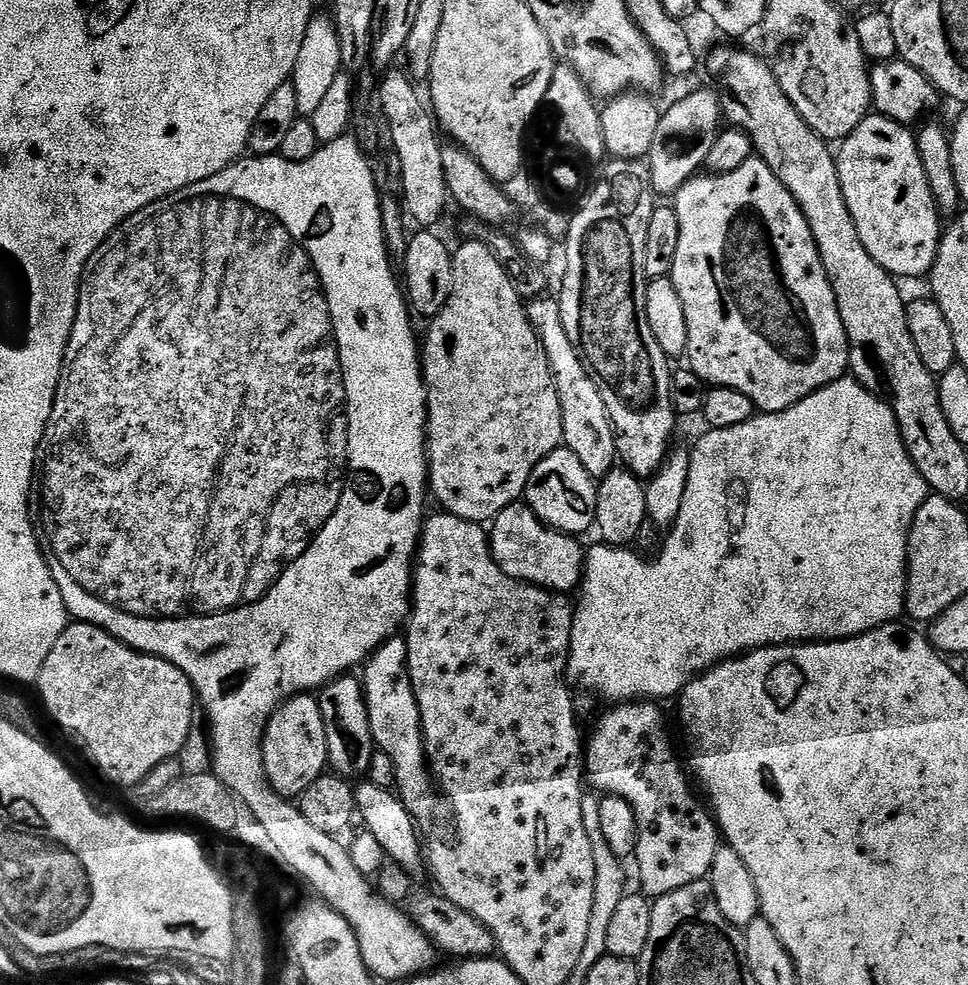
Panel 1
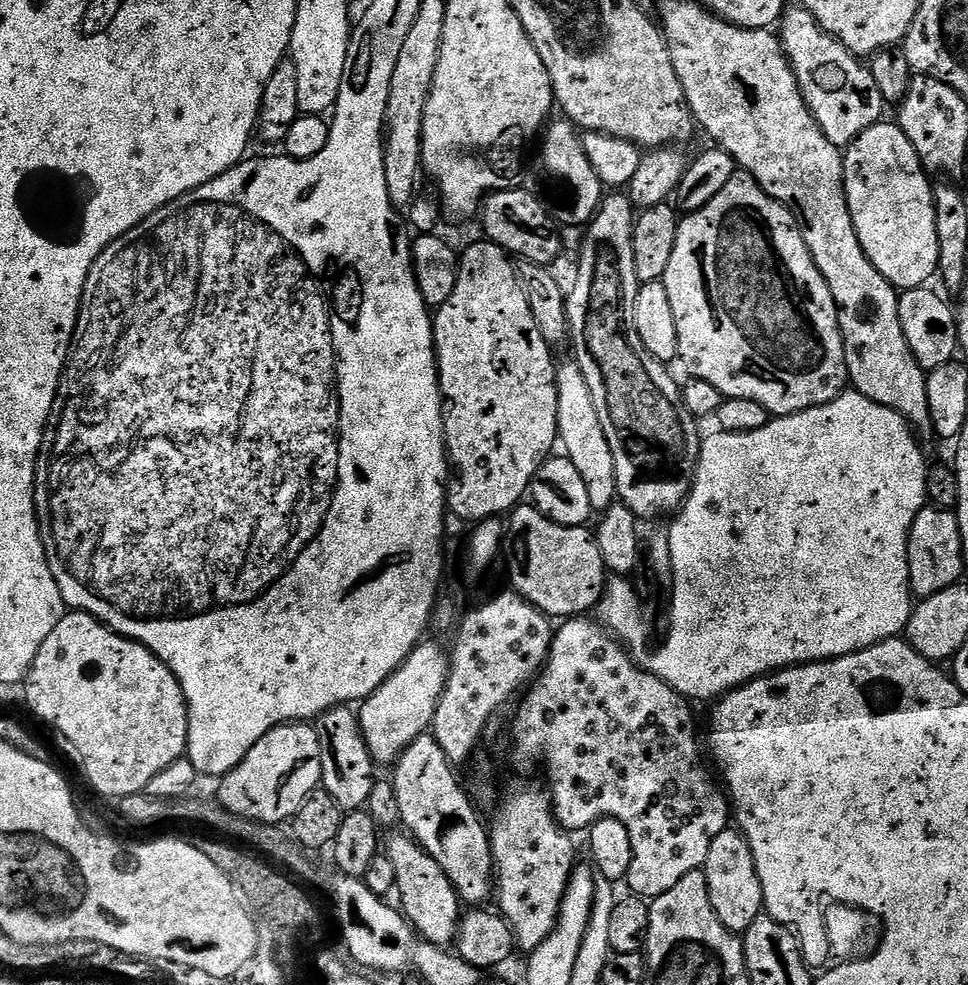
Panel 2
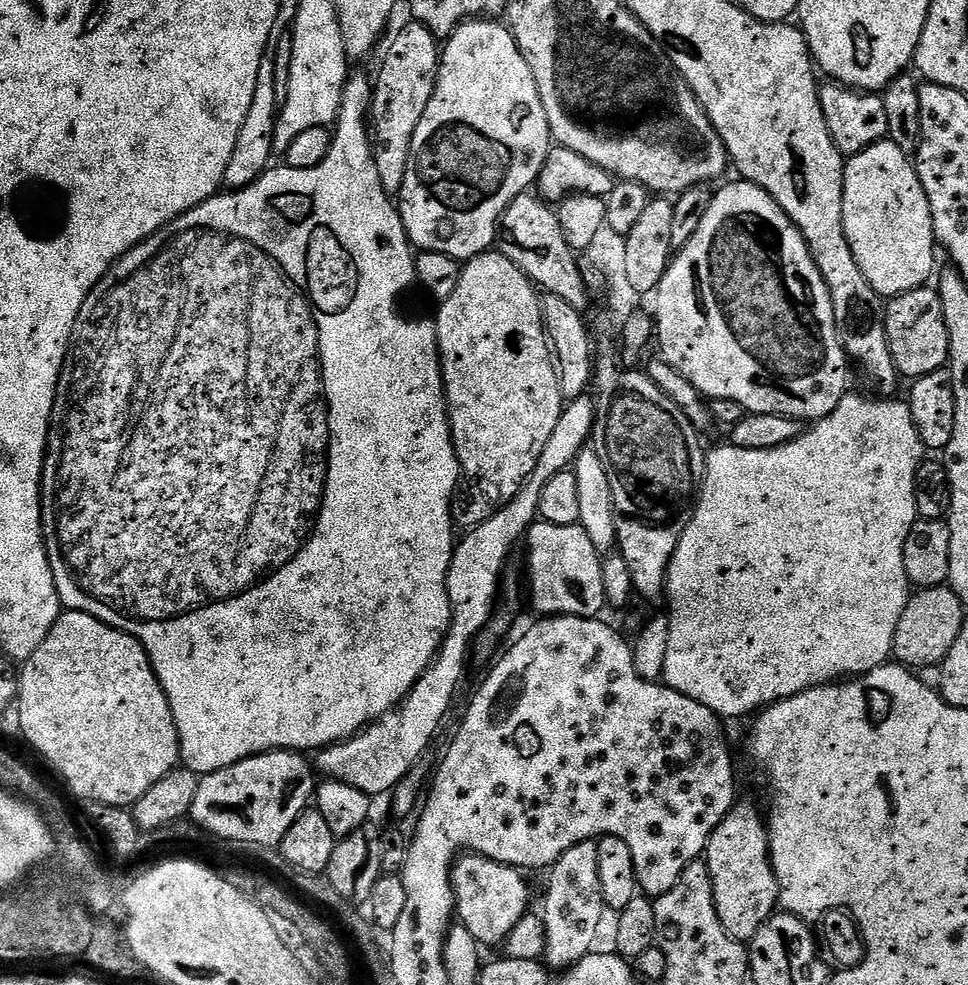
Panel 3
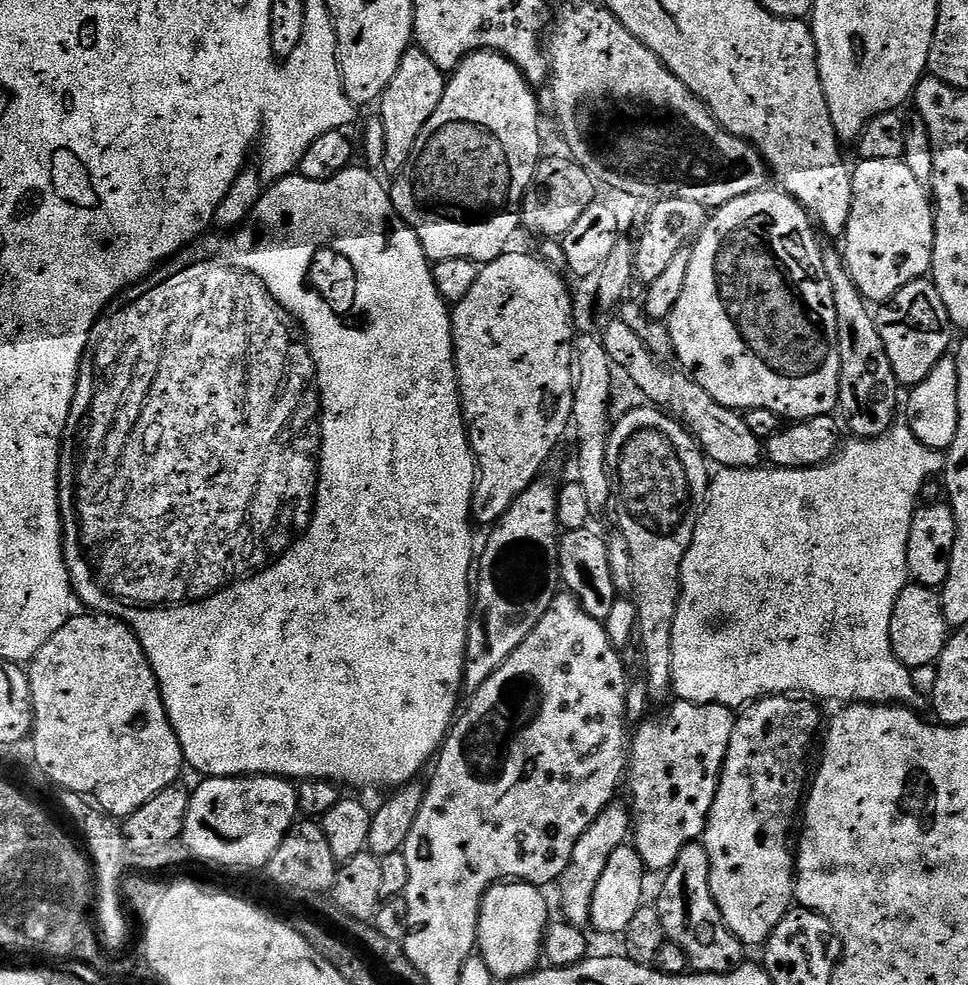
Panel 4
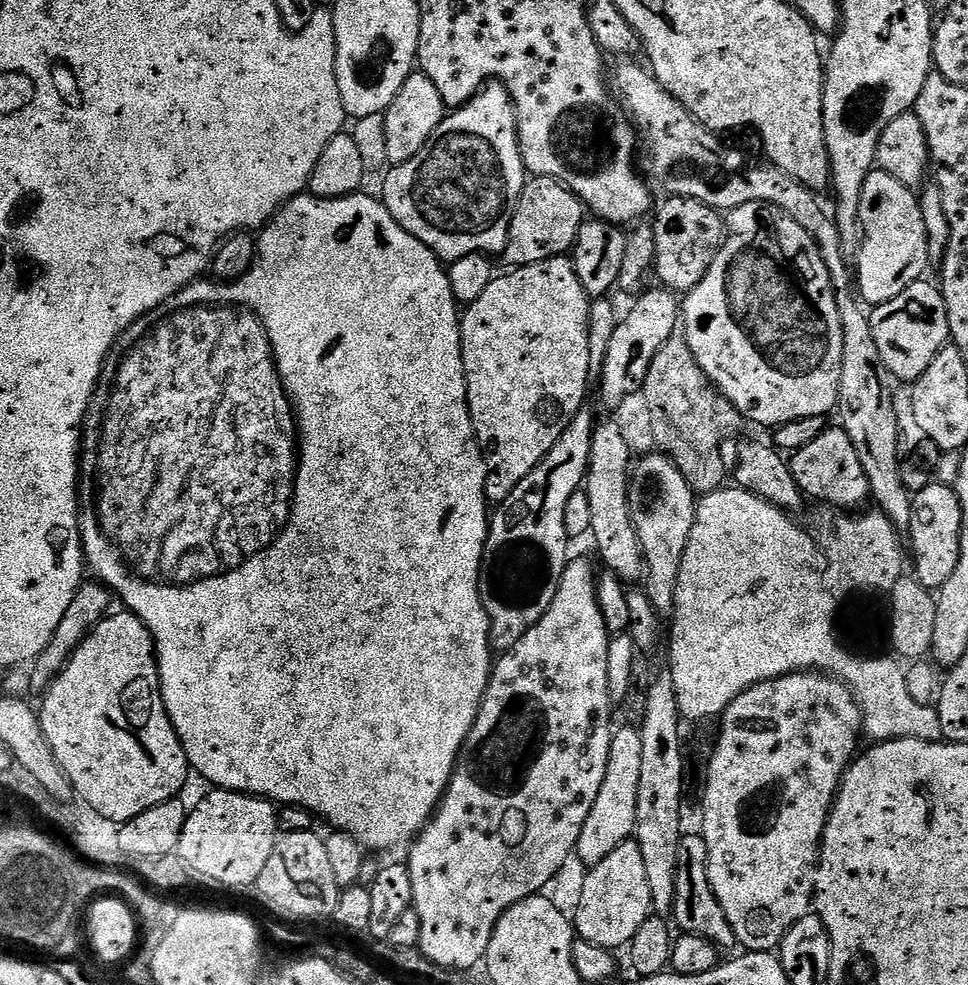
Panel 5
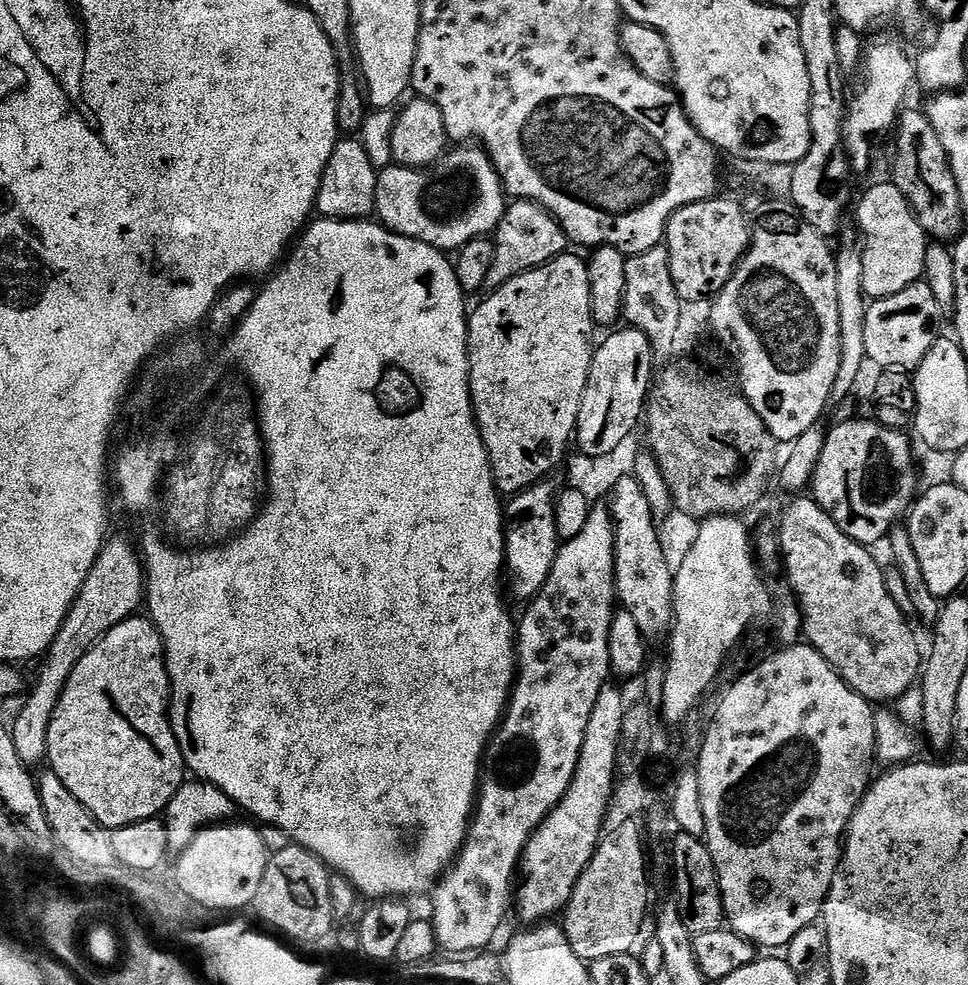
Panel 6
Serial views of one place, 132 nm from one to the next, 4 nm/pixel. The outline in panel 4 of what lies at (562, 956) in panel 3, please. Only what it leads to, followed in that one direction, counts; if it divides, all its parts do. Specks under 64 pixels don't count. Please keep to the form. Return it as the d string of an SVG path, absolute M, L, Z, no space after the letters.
M613 802L608 808L590 822L586 834L578 838L574 846L574 854L570 854L570 862L566 862L566 870L562 870L558 881L560 888L560 908L563 919L583 929L590 921L590 902L594 902L594 886L602 879L606 870L606 862L610 862L610 854L618 850L622 845L629 843L630 833L634 828L634 817L627 803Z

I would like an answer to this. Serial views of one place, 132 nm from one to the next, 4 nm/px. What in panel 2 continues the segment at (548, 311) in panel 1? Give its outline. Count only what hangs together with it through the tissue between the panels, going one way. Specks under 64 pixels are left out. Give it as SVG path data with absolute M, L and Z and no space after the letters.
M574 362L557 363L556 389L558 390L556 431L563 455L567 456L570 462L574 462L574 470L582 474L582 482L586 482L586 494L590 494L593 513L602 514L618 500L614 454L610 454L610 442L606 442L606 430L602 430L602 422L598 422L598 409L594 406L590 386L586 386L586 374L582 374L582 370Z

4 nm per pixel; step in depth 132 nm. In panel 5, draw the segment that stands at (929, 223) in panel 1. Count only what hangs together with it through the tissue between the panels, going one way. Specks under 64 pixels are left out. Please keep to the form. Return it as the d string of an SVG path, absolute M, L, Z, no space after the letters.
M874 170L868 175L862 186L860 230L862 239L860 255L854 264L854 284L858 289L859 299L865 305L885 304L898 298L902 290L906 290L916 280L921 279L925 275L924 271L930 268L926 226L922 223L922 210L917 193L902 182L898 182L898 178L879 170Z

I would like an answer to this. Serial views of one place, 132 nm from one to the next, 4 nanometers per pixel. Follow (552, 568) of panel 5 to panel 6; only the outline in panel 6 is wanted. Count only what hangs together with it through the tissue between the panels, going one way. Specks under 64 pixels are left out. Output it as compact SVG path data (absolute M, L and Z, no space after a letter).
M553 479L533 484L526 491L515 493L505 509L505 569L506 588L516 600L531 602L546 586L554 558L559 552L557 534L556 497L560 490Z

